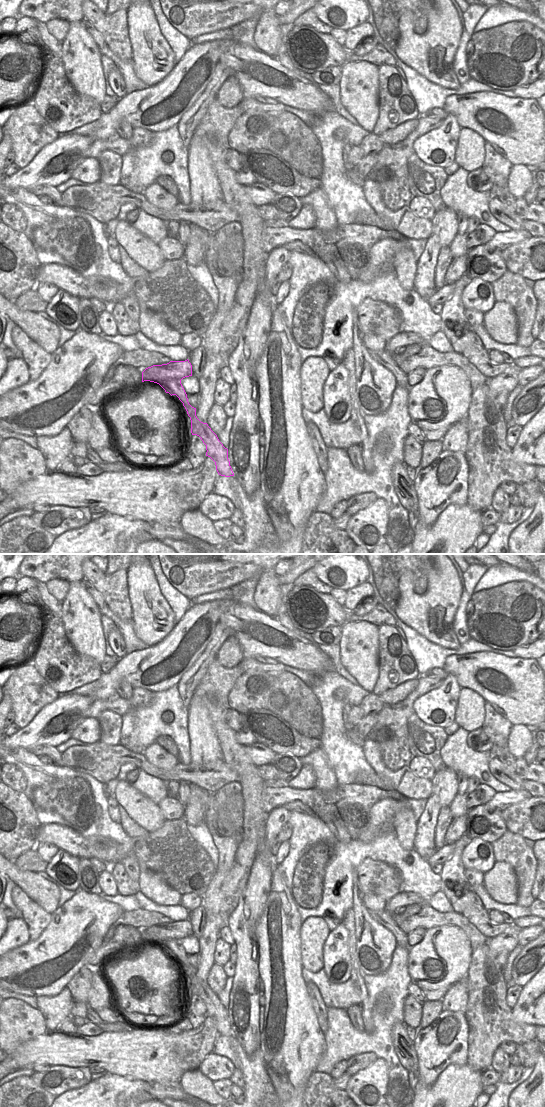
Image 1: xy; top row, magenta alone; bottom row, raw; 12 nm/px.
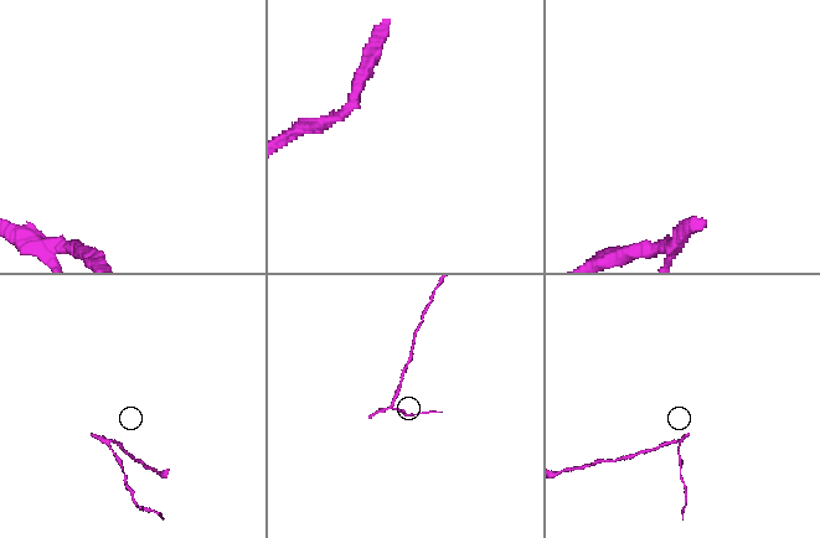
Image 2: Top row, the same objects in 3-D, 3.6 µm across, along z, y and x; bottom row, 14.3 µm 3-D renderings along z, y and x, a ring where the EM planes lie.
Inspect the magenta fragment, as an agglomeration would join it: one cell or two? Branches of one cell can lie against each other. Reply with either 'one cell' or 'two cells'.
two cells

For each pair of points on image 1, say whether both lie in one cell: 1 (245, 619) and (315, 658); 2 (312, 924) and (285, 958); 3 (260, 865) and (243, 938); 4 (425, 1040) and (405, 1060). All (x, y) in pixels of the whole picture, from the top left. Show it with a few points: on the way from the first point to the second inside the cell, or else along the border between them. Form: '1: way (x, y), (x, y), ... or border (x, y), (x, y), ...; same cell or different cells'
1: way (262, 635), (278, 646), (298, 652); same cell
2: border (302, 922), (300, 928), (301, 963); different cells
3: way (259, 883), (243, 920); same cell
4: border (412, 1041), (417, 1056), (417, 1073); different cells

